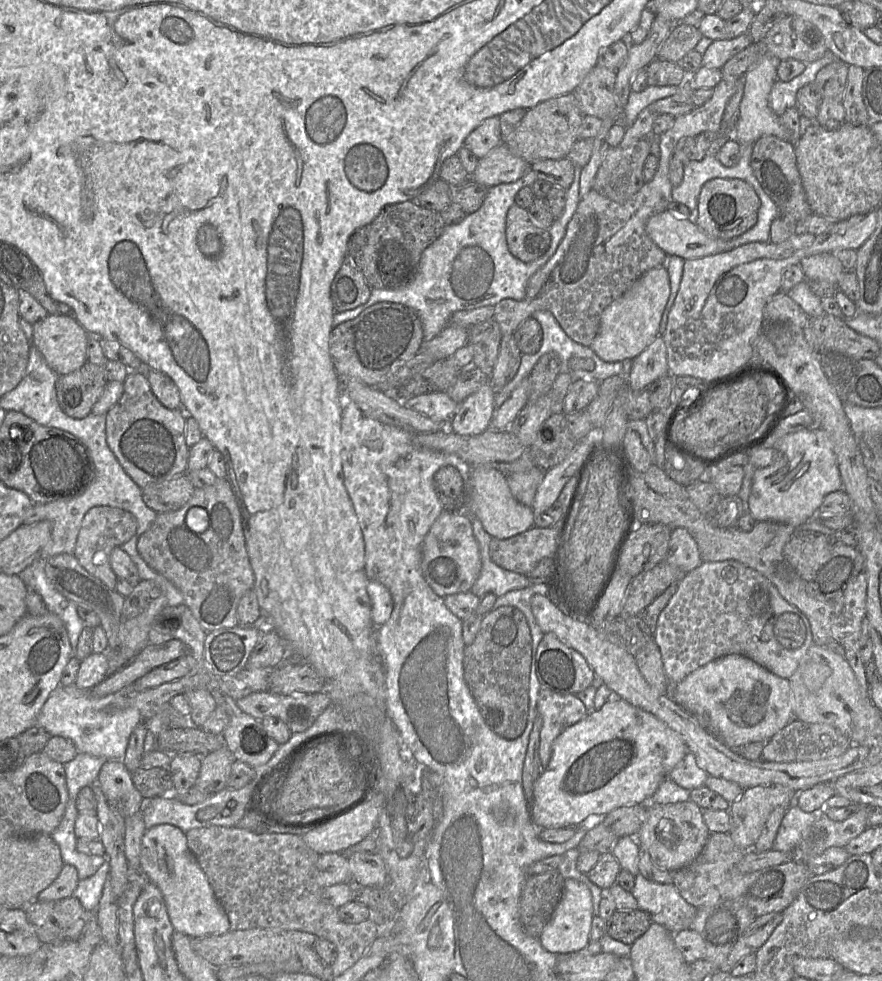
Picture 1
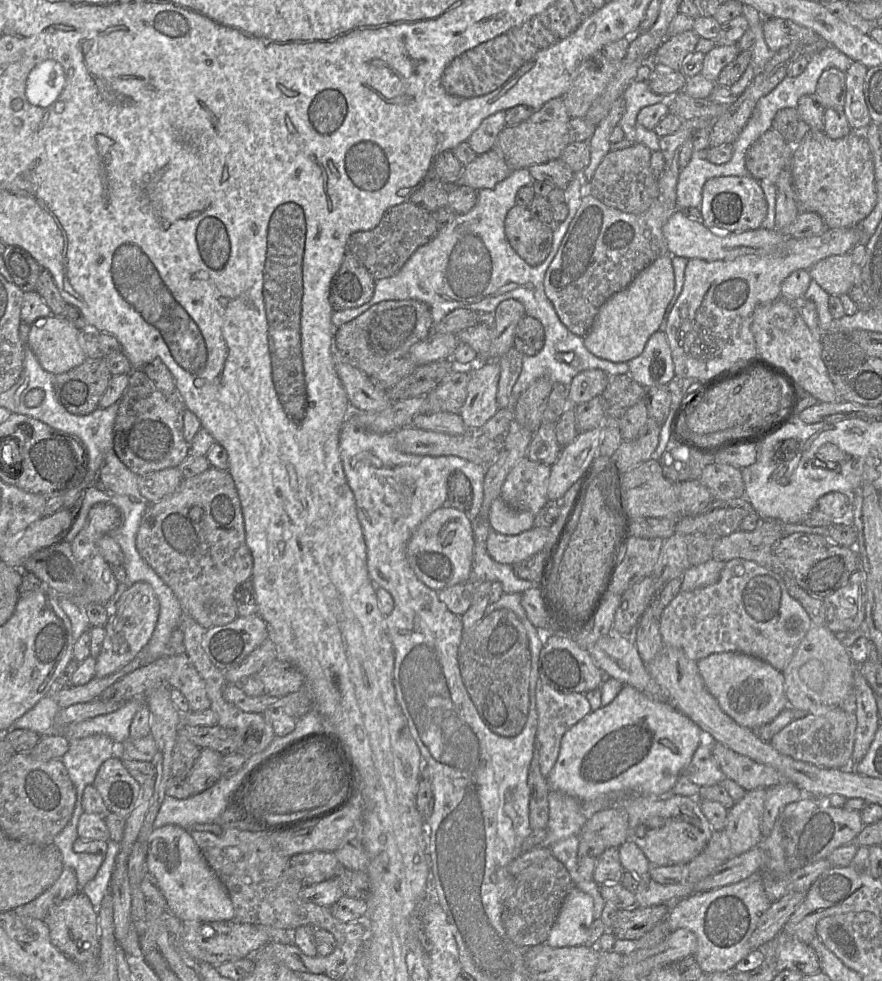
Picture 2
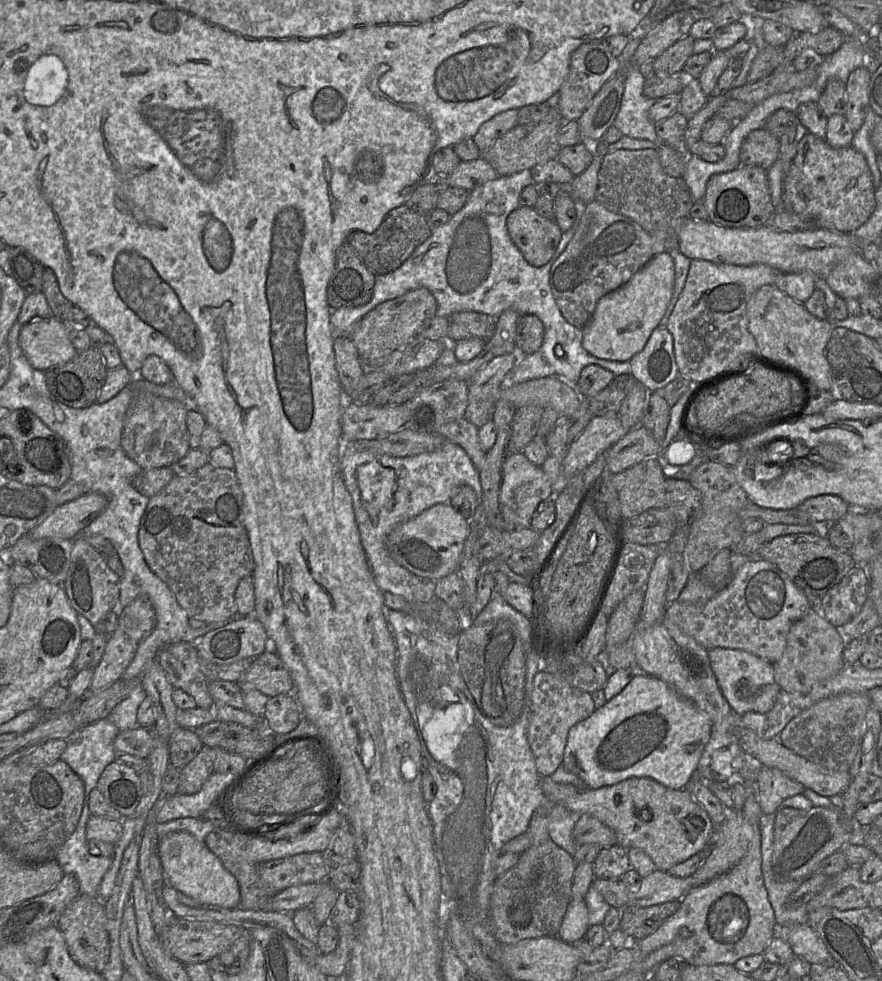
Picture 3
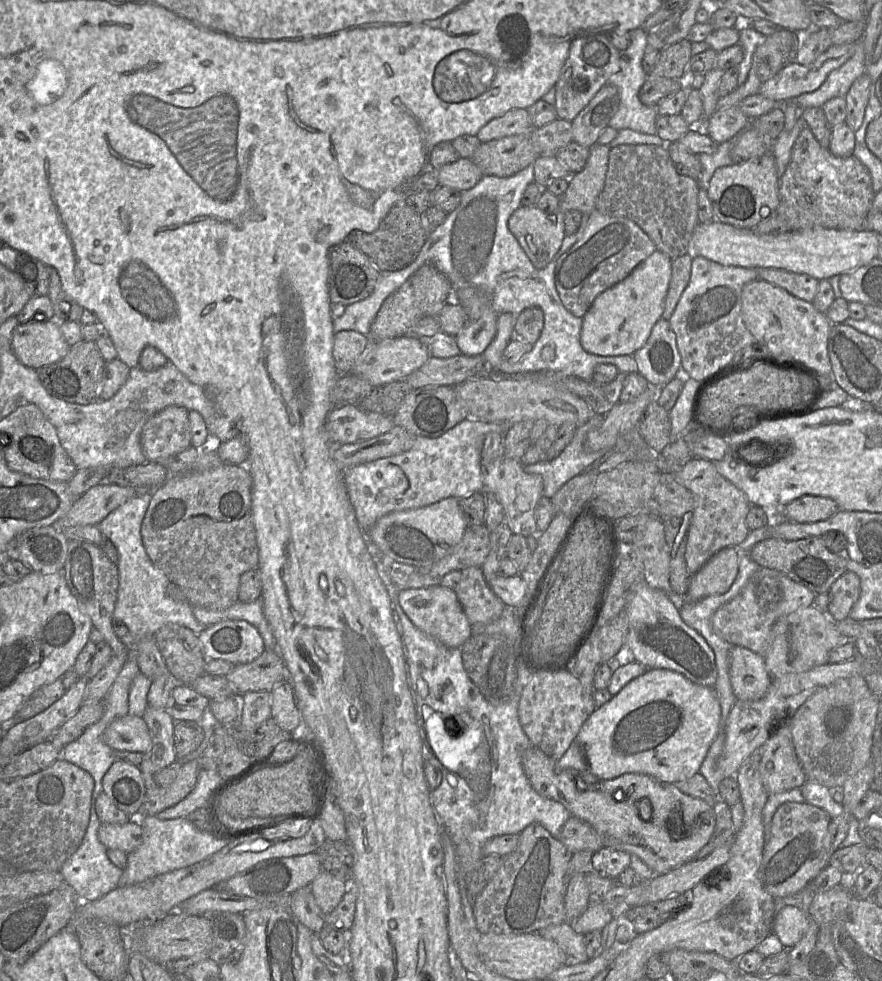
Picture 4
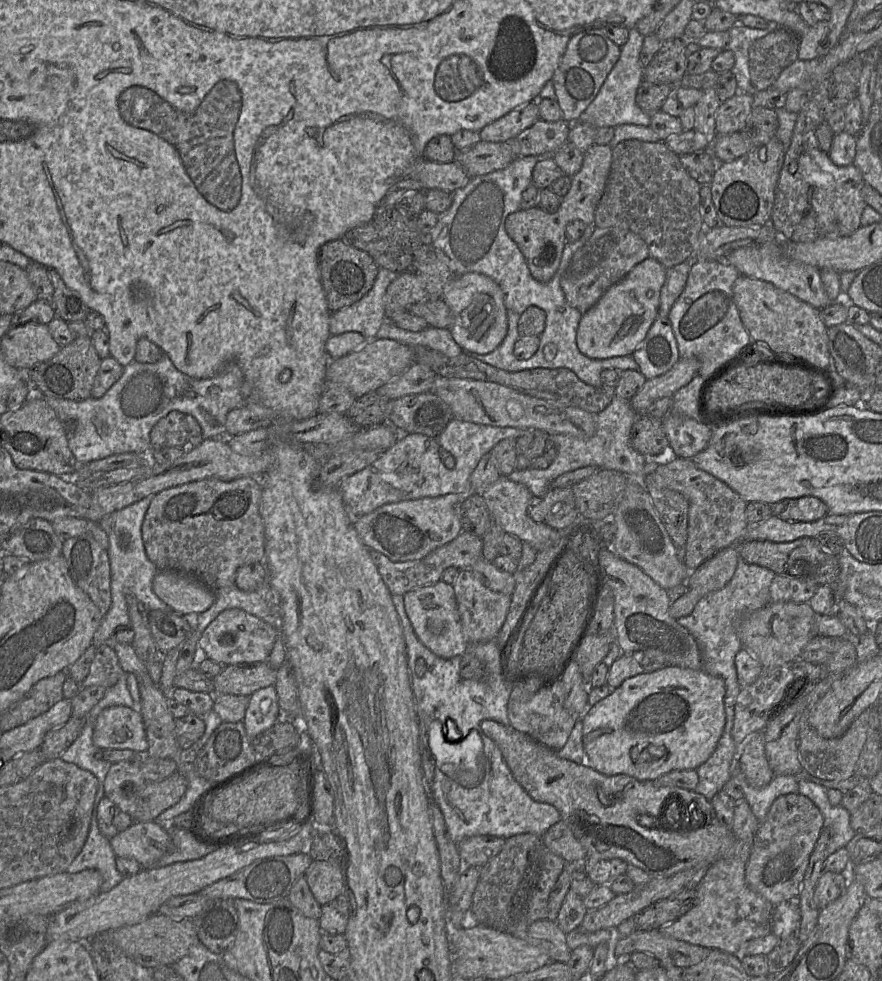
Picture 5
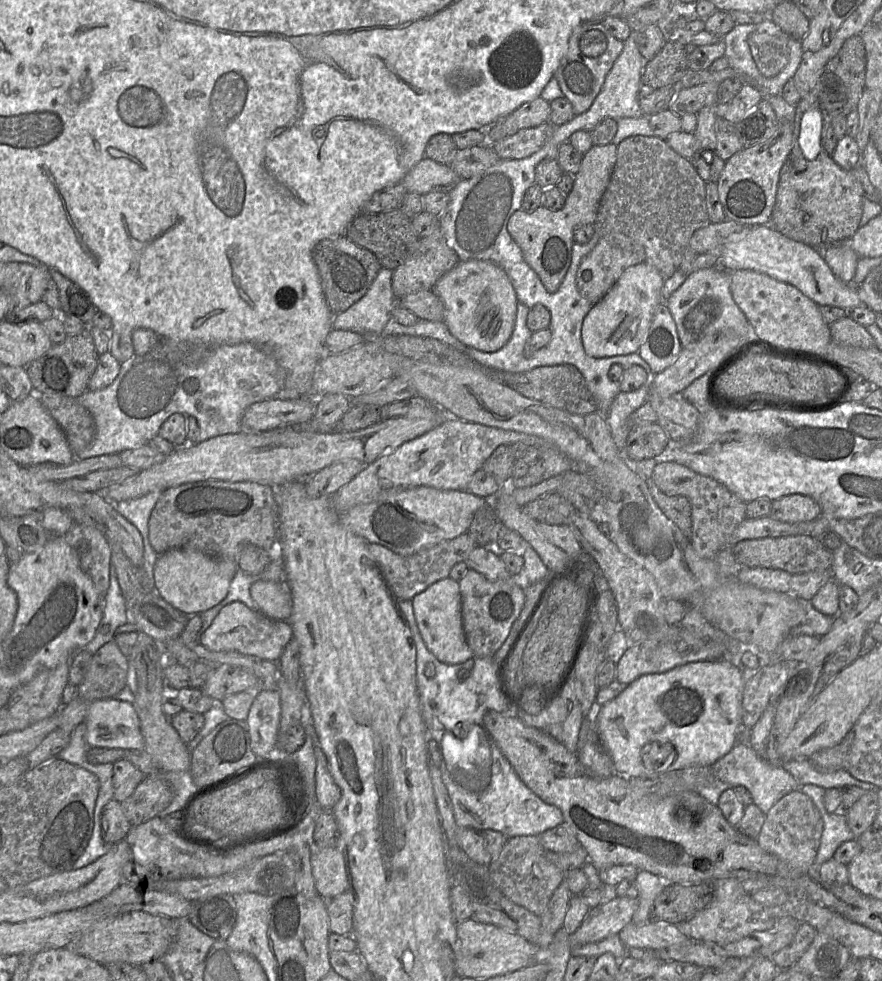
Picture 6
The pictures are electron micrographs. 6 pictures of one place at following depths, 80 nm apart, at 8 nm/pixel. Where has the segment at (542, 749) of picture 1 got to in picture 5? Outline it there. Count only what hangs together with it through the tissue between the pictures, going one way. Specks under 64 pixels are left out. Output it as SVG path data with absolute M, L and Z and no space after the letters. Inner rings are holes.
M525 682L514 684L508 702L508 717L510 725L547 748L558 752L562 749L577 722L565 707L565 690L563 682L541 687L536 693L525 692Z

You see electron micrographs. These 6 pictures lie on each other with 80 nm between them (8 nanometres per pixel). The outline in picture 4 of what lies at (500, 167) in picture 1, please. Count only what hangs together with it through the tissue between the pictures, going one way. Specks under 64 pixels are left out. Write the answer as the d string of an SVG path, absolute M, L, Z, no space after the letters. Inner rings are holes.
M459 157L456 161L443 165L436 172L440 186L446 186L459 191L474 187L483 174L469 158Z

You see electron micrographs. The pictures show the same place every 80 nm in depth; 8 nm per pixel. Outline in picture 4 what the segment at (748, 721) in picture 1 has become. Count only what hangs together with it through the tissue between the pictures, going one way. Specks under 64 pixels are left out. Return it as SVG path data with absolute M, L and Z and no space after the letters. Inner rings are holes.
M733 646L729 652L729 676L736 699L745 701L762 698L772 680L764 658L740 646Z

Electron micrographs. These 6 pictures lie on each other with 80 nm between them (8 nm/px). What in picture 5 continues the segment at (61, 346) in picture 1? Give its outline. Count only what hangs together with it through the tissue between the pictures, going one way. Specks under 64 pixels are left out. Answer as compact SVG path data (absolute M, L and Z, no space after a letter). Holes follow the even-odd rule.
M27 322L12 326L1 340L5 361L19 370L30 370L52 358L60 348L48 326L41 323Z

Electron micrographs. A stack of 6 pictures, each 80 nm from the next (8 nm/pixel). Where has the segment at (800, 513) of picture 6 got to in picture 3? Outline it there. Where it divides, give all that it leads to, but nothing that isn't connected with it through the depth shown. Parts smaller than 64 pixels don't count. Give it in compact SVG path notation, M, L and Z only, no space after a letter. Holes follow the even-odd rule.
M825 494L806 499L796 509L812 522L836 522L850 512L851 507L839 496Z

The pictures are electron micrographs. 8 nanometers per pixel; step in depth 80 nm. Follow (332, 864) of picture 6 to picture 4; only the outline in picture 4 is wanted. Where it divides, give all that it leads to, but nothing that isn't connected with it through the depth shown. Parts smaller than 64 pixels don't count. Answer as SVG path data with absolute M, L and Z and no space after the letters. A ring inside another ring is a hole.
M322 870L310 885L315 900L324 916L331 913L350 890L350 883Z

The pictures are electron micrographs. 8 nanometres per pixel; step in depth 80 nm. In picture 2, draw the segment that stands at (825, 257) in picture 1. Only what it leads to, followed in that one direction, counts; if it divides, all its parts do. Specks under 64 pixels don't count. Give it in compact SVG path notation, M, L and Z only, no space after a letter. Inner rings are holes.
M849 253L829 256L809 269L811 278L833 296L848 295L853 287L860 286L861 271Z

